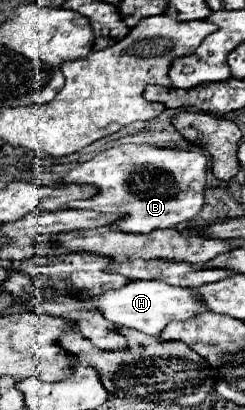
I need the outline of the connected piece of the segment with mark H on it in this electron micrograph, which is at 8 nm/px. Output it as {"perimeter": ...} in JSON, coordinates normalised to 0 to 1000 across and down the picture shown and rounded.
{"perimeter":[[[551,683],[510,693],[486,707],[437,707],[380,727],[388,756],[404,756],[445,785],[478,795],[518,795],[543,805],[567,805],[584,815],[649,820],[657,805],[698,780],[763,780],[804,771],[820,756],[837,756],[829,737],[788,717],[780,702],[731,702],[690,698],[649,683]]]}

